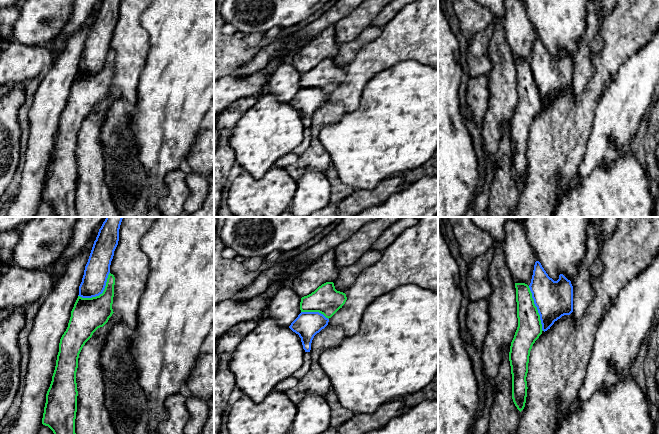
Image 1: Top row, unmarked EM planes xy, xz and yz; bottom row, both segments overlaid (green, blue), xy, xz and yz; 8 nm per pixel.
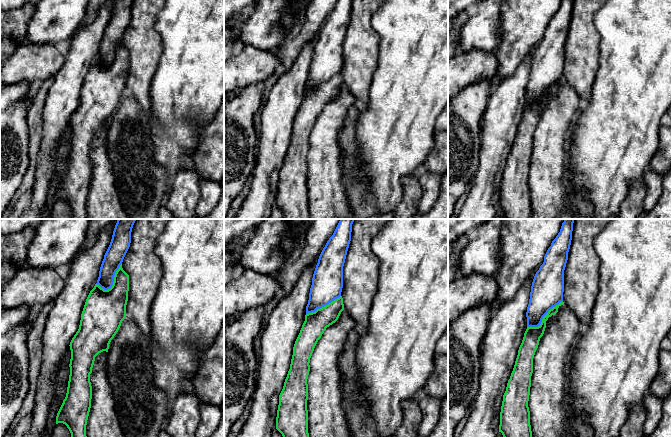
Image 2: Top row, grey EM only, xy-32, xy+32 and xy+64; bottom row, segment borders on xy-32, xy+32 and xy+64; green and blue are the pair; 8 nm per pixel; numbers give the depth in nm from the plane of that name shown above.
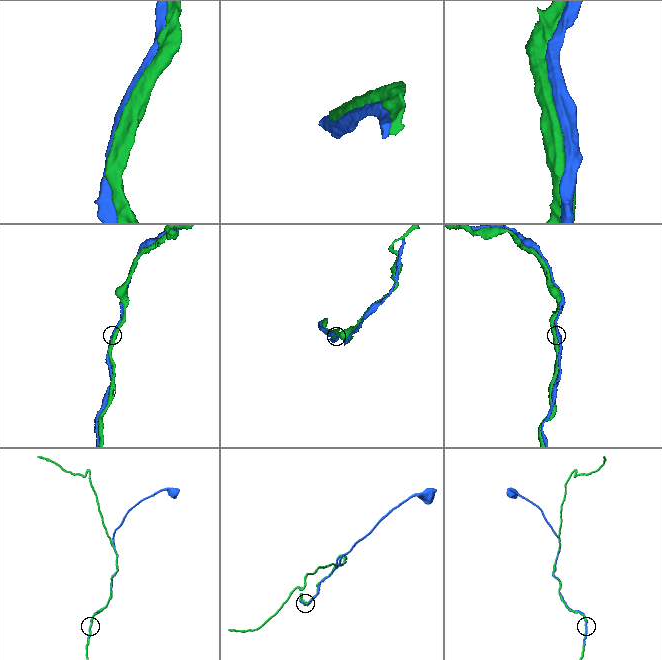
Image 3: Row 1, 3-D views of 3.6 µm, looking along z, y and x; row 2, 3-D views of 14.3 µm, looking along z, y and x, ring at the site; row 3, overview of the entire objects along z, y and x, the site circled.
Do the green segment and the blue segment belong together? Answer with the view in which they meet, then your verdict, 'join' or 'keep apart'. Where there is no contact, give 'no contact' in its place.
xy | join

